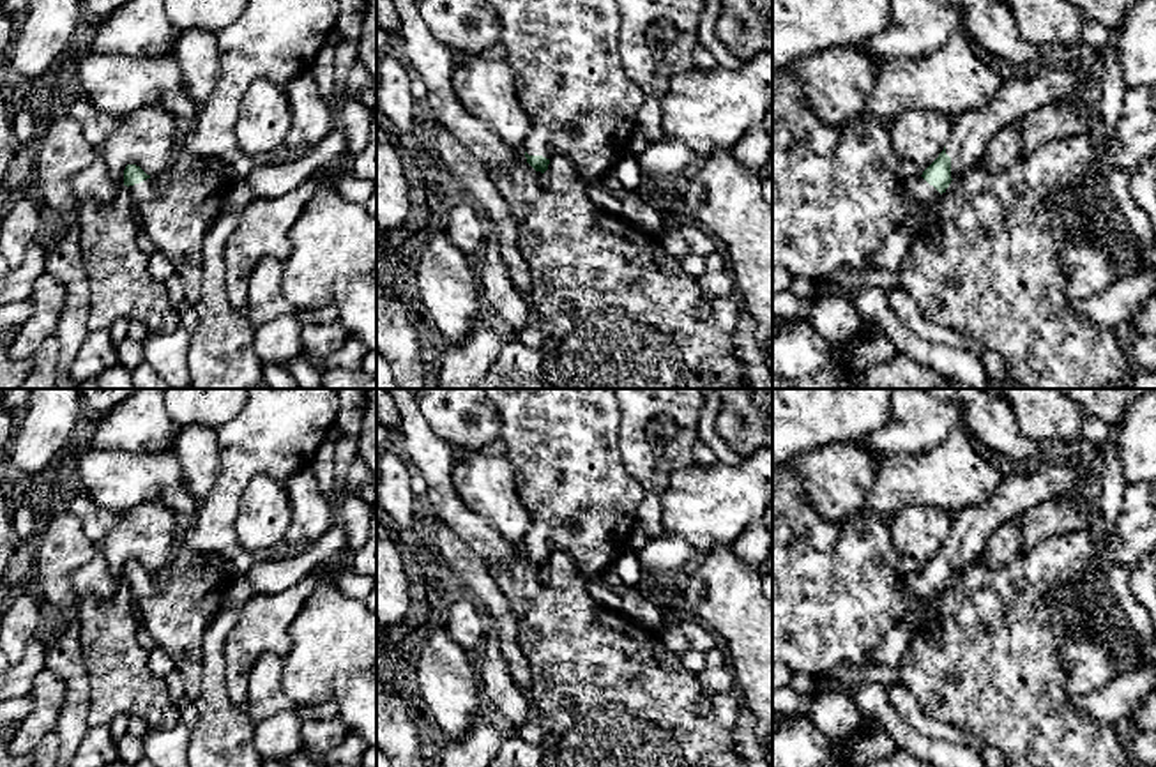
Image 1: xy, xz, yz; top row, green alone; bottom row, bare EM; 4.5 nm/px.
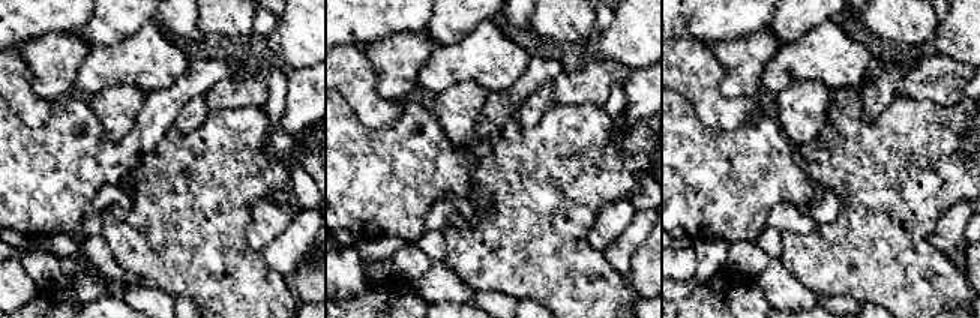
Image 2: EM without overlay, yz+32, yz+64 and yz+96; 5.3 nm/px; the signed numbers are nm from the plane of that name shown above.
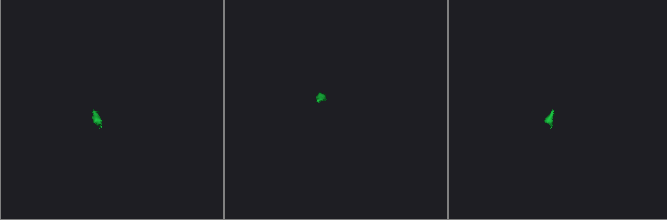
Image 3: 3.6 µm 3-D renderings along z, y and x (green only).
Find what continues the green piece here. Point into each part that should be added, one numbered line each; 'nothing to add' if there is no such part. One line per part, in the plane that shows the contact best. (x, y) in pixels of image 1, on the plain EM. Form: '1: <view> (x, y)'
1: xz (562, 442)
2: yz (1059, 478)

